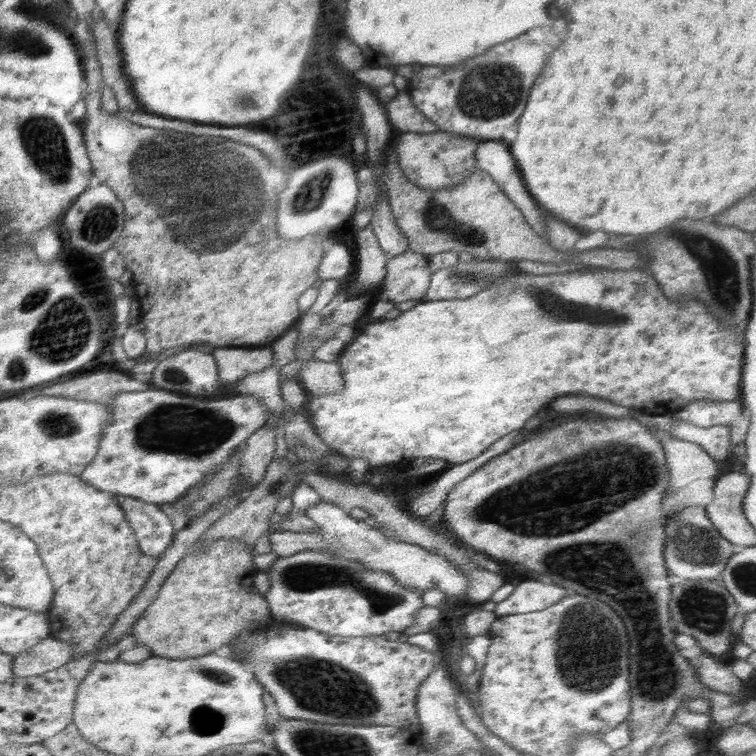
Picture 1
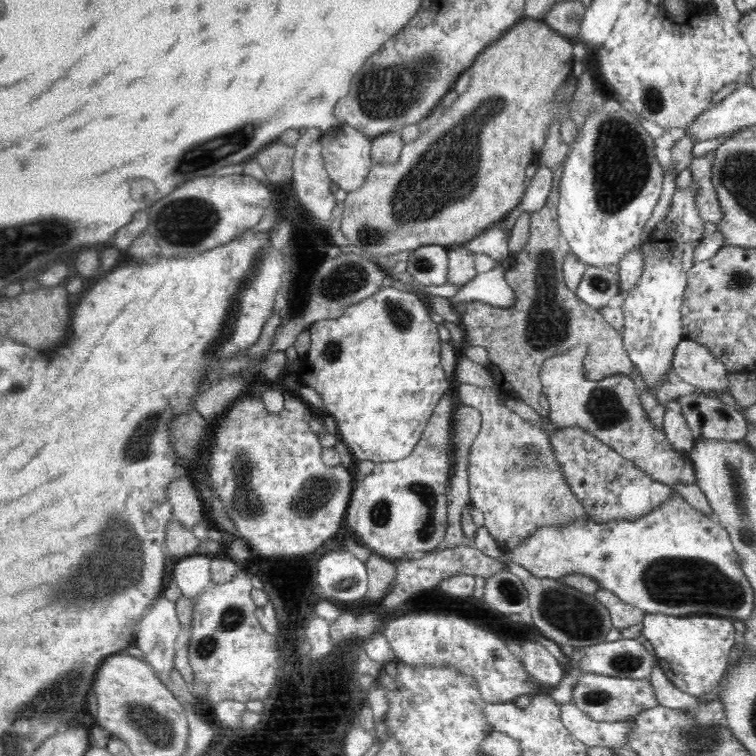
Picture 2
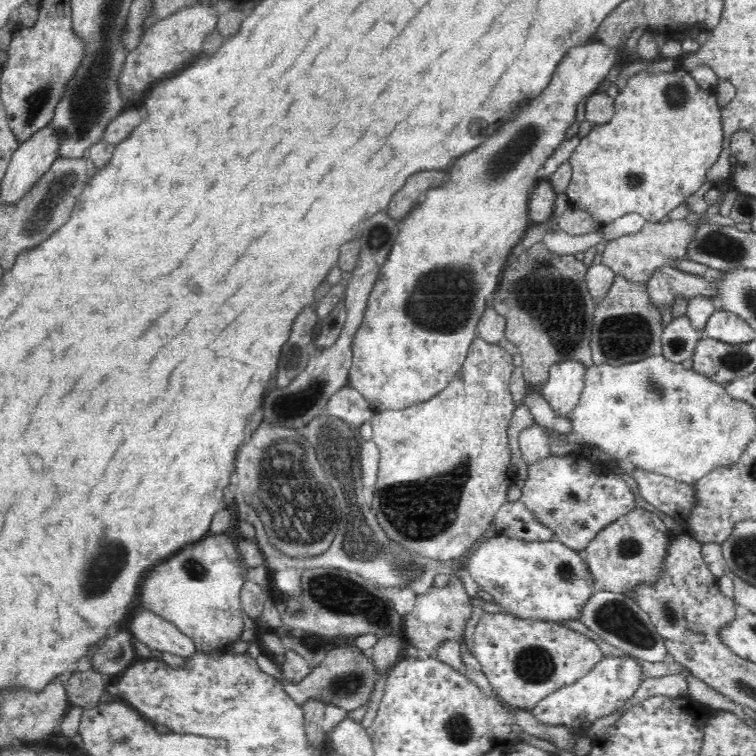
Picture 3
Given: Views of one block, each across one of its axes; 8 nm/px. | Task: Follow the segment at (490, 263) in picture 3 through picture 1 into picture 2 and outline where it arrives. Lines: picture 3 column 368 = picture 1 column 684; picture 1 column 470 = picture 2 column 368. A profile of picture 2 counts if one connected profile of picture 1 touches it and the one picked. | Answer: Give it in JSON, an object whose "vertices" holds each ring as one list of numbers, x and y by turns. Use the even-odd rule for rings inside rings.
{"vertices":[[387,283,378,289,376,294,372,294,358,302,351,305,342,315,335,319,324,319,318,322,314,322,310,326,309,333,311,334,311,348,307,352,304,359,298,369,298,378,302,385,311,386,318,392,323,398,323,406,321,407,322,413,328,414,336,419,336,424,340,434,342,434,341,440,348,446,352,458,356,462,362,460,371,460,374,463,381,463,386,461,400,460,405,456,408,456,416,443,421,439,422,433,428,425,430,416,434,414,436,405,443,394,450,392,450,383,445,378,445,372,441,361,441,339,439,338,439,332,437,324,432,321,430,317,431,310,425,304,415,288,411,286,407,291,402,292,398,288,394,288]]}

